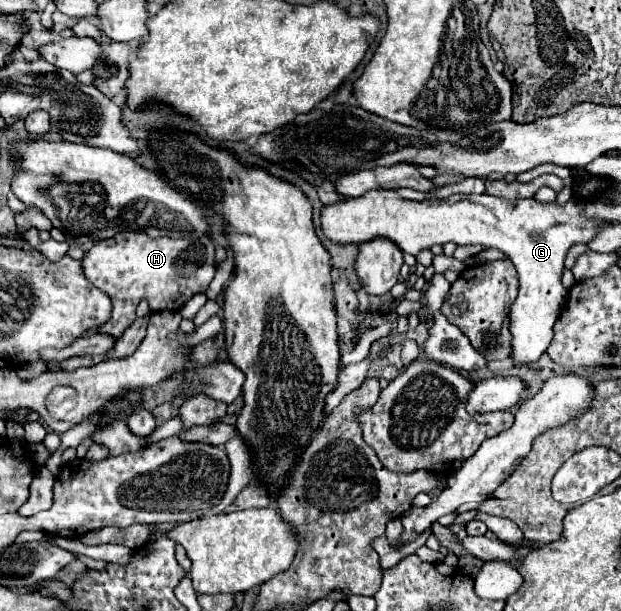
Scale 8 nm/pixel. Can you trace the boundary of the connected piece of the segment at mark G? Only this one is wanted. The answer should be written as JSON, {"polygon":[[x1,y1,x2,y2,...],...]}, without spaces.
{"polygon":[[379,189,379,191,369,191,369,193,365,193,365,195,361,195,361,197,355,197,355,199,343,199,343,201,339,201,339,203,325,205,325,207,321,209,321,231,323,231,325,237,331,239,331,243,335,243,335,245,367,243,367,241,373,241,373,239,377,239,377,237,384,237,385,239,389,239,389,241,393,241,403,253,411,253,411,255,419,253,421,249,429,249,429,247,435,245,435,243,443,245,443,243,449,243,449,241,453,241,455,245,481,243,481,245,485,245,485,247,495,247,495,249,503,251,503,253,513,261,513,265,515,265,515,269,517,269,517,275,519,275,519,283,521,283,519,295,517,295,517,299,515,299,515,303,511,305,511,311,509,311,509,323,511,323,511,355,509,355,509,357,513,359,515,365,527,365,527,363,533,363,535,359,539,359,539,357,545,353,545,349,549,347,549,343,551,343,551,339,553,339,553,323,557,321,561,309,565,307,567,289,561,285,561,273,563,273,563,259,565,259,565,253,569,251,571,245,575,245,575,243,587,243,589,239,593,239,593,235,595,235,595,225,603,223,603,221,599,221,599,219,585,219,585,217,581,215,581,213,583,213,583,207,585,207,585,201,581,201,581,199,577,199,577,197,569,199,565,205,557,205,557,203,539,203,539,201,535,201,533,197,531,197,531,199,515,199,515,201,509,201,509,199,501,199,501,197,491,197,491,195,487,195,487,193,483,193,483,195,451,195,451,197,447,197,447,199,407,201,407,199,401,199,395,191,381,191,381,189]]}

